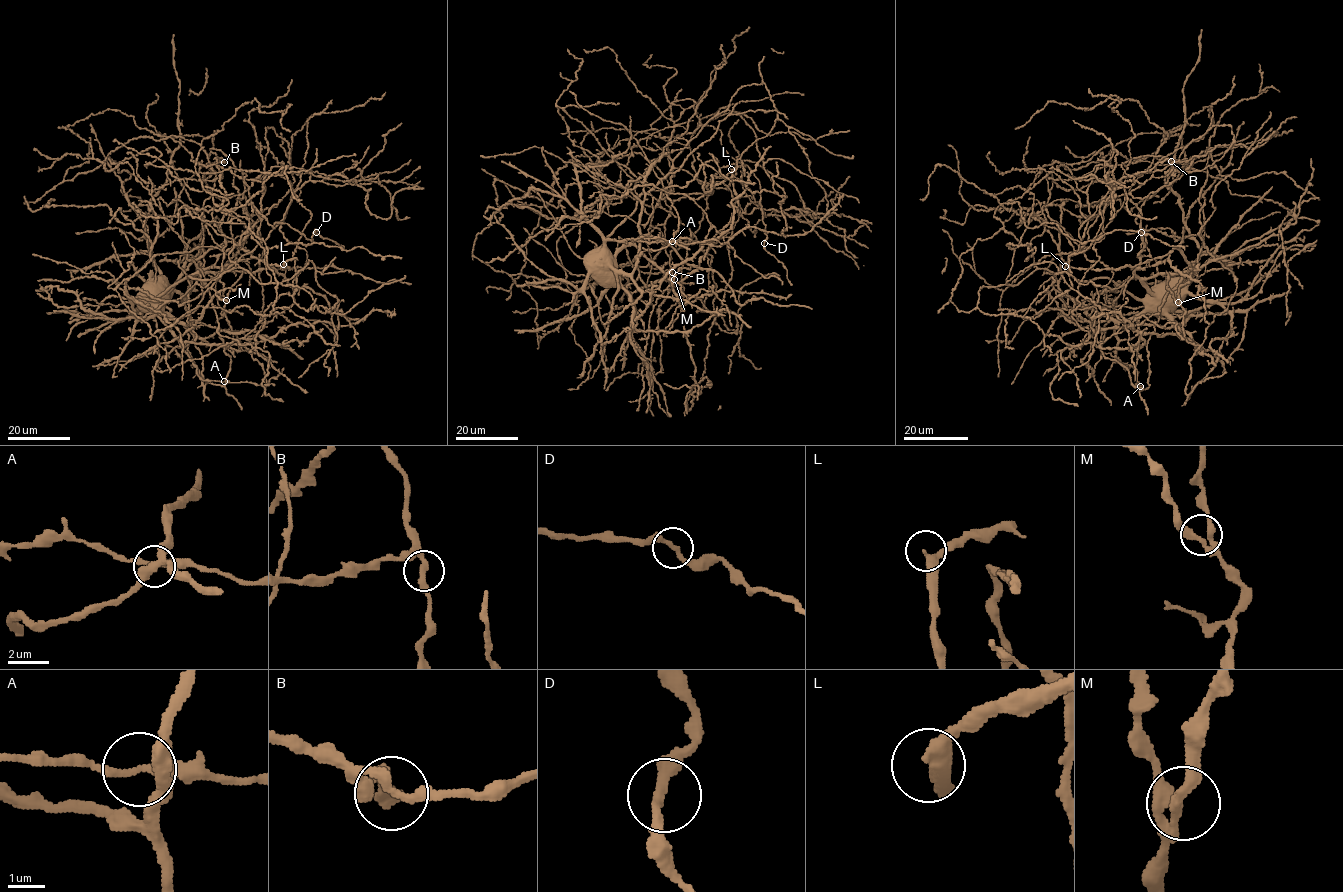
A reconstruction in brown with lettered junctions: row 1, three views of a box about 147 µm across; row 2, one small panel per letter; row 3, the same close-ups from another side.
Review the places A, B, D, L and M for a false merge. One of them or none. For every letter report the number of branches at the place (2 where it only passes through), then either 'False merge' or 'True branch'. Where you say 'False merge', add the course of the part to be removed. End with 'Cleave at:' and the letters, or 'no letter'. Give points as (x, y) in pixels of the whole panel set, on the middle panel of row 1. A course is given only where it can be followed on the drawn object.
A: Branches: 2. True branch
B: Branches: 2. True branch
D: Branches: 2. True branch
L: Branches: 2. True branch
M: Branches: 2. True branch
Cleave at: no letter

